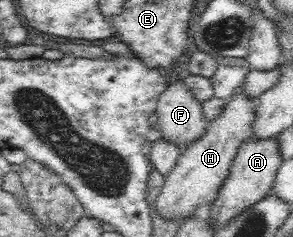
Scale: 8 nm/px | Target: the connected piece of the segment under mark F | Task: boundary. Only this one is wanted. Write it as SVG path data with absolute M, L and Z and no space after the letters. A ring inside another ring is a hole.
M176 80L166 87L159 97L156 113L158 118L155 126L161 136L174 141L182 151L204 134L209 123L204 119L201 103L183 80Z

